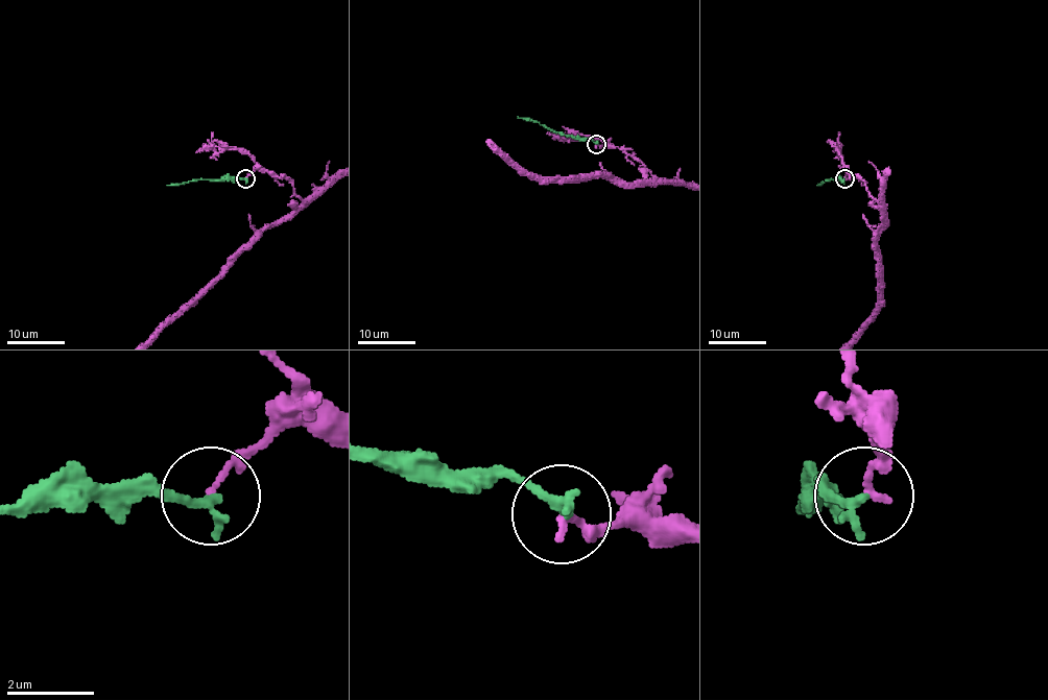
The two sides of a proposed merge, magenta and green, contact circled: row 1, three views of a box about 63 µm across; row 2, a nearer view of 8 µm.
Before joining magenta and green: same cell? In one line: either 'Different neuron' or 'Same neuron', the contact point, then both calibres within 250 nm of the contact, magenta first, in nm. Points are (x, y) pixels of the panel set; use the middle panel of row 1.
Different neuron. Place: (596, 144). Thickness 160 nm (magenta) against 240 nm

